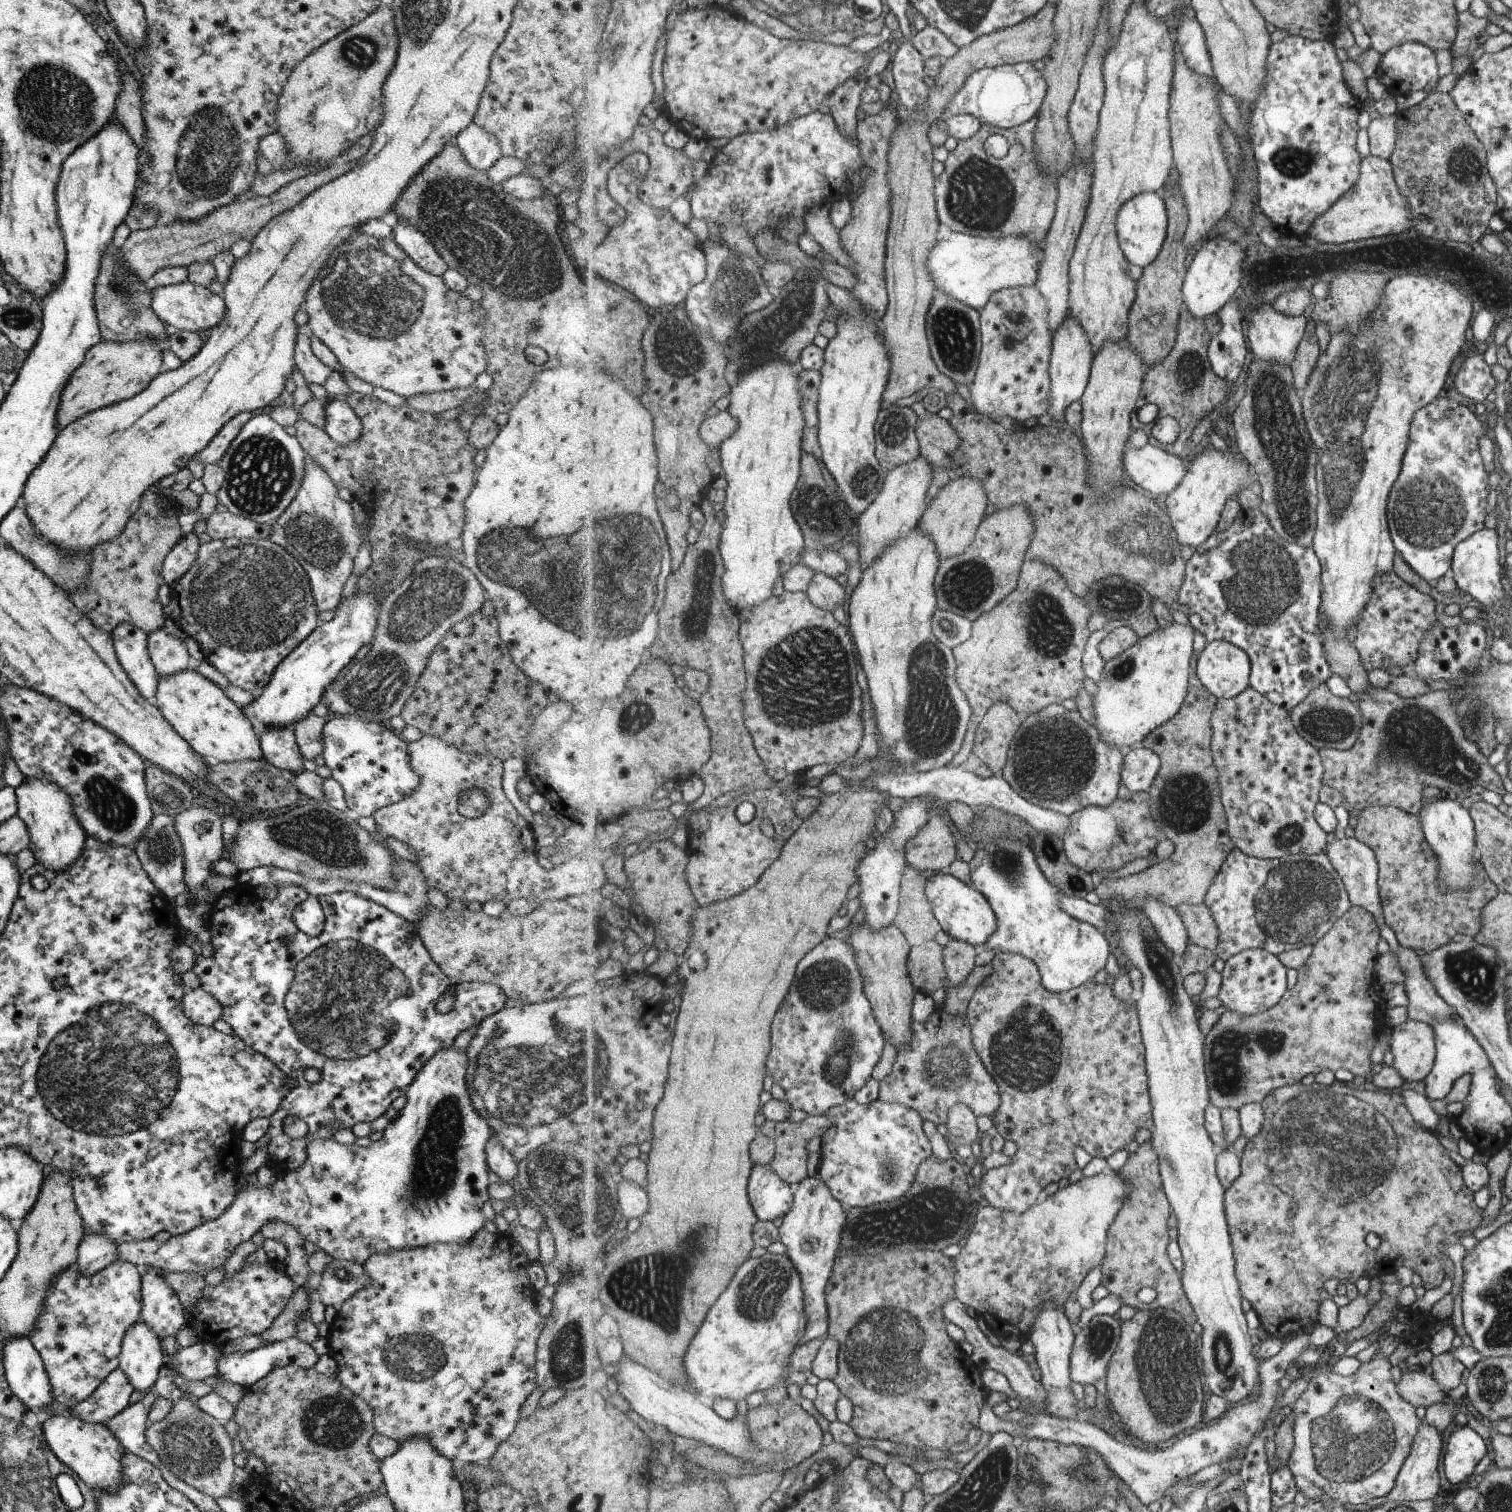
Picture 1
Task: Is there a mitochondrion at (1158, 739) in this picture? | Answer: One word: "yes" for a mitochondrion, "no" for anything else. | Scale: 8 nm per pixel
no

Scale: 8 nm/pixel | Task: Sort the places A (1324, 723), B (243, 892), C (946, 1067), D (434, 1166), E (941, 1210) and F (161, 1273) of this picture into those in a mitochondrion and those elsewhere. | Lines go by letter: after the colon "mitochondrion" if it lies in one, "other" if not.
A: mitochondrion
B: other
C: mitochondrion
D: mitochondrion
E: mitochondrion
F: other

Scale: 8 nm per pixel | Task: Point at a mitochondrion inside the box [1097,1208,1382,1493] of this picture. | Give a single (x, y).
(1170, 1391)

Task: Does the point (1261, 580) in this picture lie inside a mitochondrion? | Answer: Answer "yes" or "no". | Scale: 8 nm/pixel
yes

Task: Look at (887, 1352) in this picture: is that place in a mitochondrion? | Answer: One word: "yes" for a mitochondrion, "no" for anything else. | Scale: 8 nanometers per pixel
yes

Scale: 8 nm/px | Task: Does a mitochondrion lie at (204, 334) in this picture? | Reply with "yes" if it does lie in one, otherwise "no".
no

